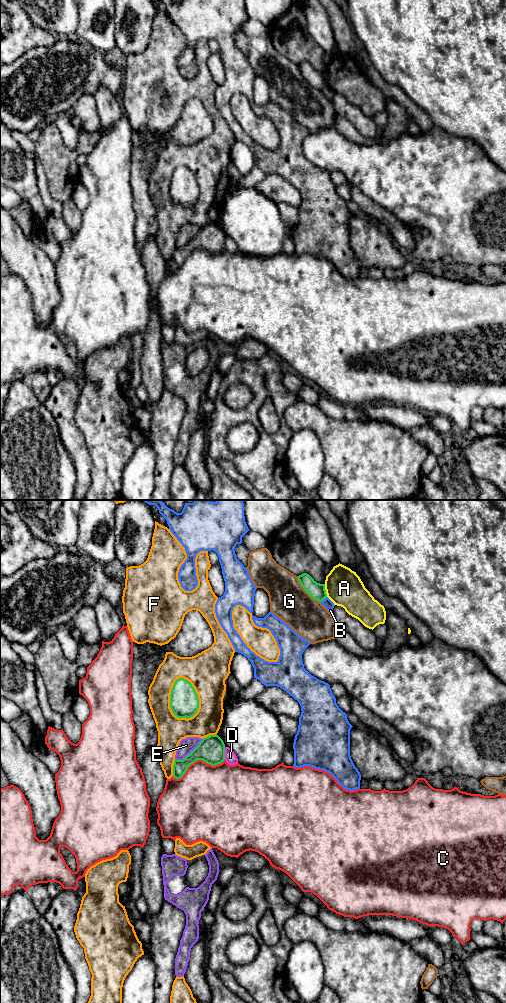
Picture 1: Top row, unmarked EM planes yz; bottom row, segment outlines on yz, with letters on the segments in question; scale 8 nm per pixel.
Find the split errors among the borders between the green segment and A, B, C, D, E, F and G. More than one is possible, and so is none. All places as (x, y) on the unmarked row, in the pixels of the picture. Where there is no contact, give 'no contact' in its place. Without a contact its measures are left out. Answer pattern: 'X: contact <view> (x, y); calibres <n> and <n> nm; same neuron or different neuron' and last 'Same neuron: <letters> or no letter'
A: contact yz (325, 78); calibres 130 and 300 nm; different neuron
B: contact yz (324, 86); calibres 130 and 80 nm; different neuron
C: contact yz (196, 248); calibres 220 and 420 nm; different neuron
D: contact yz (224, 241); calibres 220 and 100 nm; different neuron
E: contact yz (190, 241); calibres 220 and 120 nm; different neuron
F: contact yz (170, 190); calibres 240 and 220 nm; different neuron
G: contact yz (306, 79); calibres 130 and 300 nm; different neuron
Same neuron: no letter

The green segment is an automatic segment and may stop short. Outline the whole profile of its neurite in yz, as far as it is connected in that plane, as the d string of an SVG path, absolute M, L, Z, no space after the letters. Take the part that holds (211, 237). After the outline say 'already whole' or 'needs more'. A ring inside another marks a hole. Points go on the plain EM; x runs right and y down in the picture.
M217 222L203 226L199 233L183 248L174 249L173 265L182 266L188 255L197 248L202 248L212 254L221 252L225 248L223 228Z; already whole

